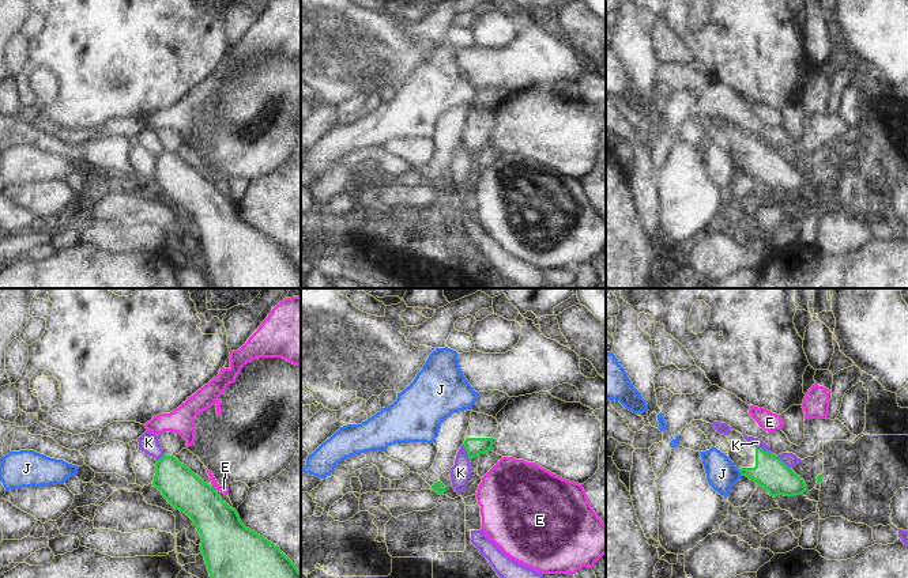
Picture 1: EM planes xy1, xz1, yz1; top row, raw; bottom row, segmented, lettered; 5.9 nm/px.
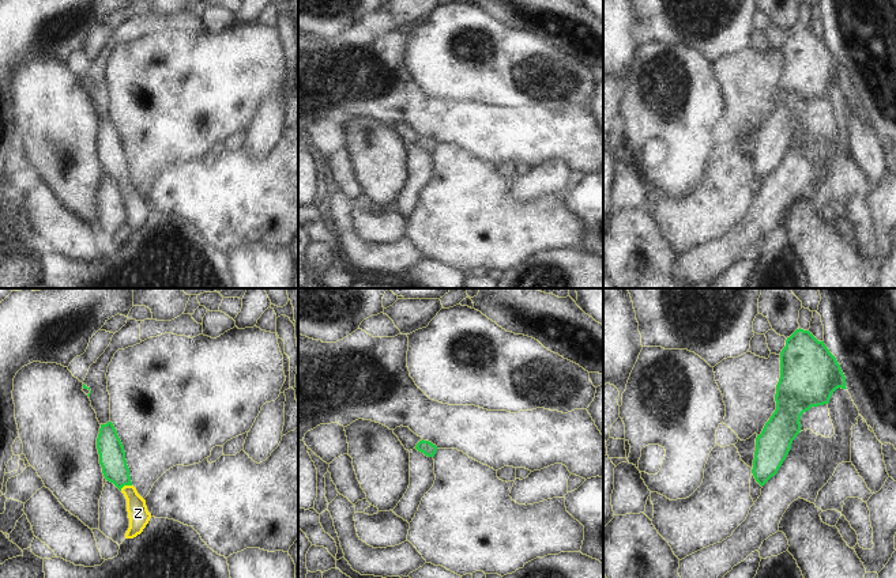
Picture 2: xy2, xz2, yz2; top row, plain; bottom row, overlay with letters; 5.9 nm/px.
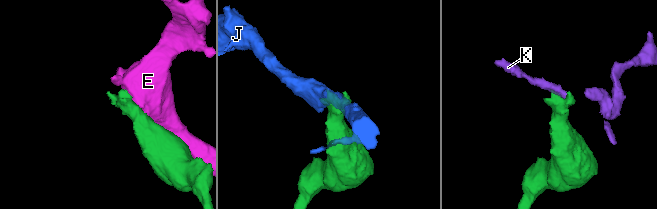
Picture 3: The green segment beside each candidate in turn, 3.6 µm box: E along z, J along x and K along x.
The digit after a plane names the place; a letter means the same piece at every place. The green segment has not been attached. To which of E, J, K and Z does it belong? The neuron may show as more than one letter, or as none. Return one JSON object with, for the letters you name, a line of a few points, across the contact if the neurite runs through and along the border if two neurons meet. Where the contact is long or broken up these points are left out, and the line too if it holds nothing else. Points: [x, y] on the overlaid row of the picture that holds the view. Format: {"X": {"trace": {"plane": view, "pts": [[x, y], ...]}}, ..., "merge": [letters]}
{"Z": {"trace": {"plane": "xy2", "pts": [[112, 457], [115, 469], [125, 484], [138, 513]]}}, "merge": ["Z"]}

